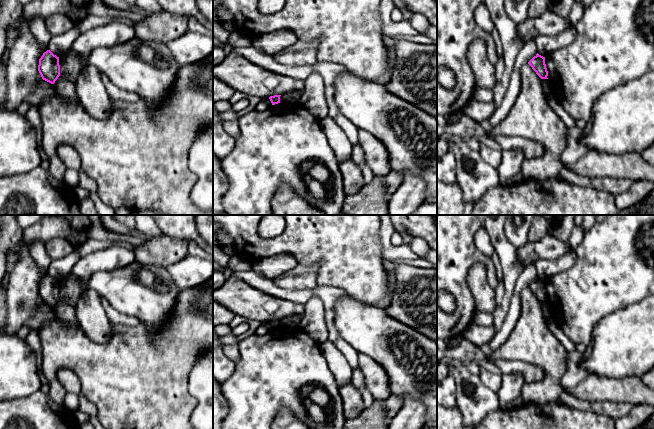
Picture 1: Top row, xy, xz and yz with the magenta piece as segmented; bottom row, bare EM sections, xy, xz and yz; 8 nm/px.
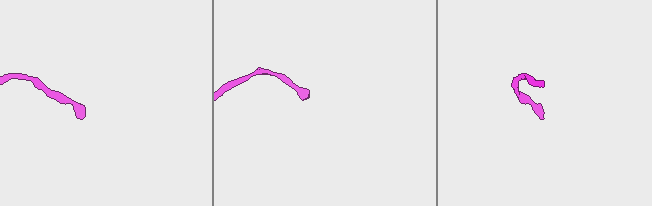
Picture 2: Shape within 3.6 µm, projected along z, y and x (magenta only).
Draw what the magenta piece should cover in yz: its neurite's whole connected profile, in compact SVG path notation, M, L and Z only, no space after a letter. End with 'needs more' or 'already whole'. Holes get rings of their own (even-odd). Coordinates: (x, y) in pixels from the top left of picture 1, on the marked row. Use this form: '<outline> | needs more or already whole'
M538 53L528 62L532 69L541 79L548 79L548 71L545 64L545 57Z | already whole

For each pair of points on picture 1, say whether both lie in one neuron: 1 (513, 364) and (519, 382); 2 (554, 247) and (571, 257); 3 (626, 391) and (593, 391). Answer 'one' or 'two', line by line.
1: two
2: two
3: one

